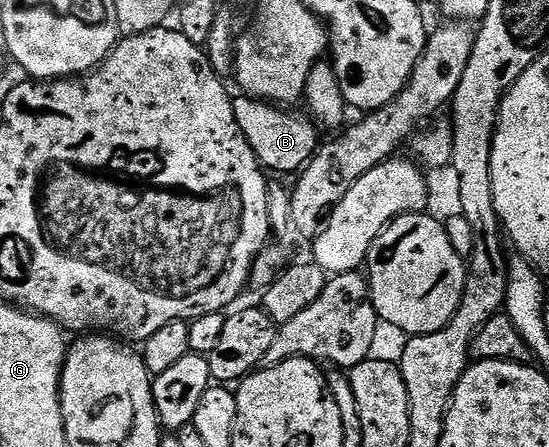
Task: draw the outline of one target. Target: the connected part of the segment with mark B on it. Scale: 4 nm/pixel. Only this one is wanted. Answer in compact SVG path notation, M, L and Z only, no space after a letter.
M242 94L239 97L234 100L236 122L263 169L271 173L272 171L297 173L305 169L320 147L319 129L305 115L293 116L290 113L293 111L256 100L253 96Z

